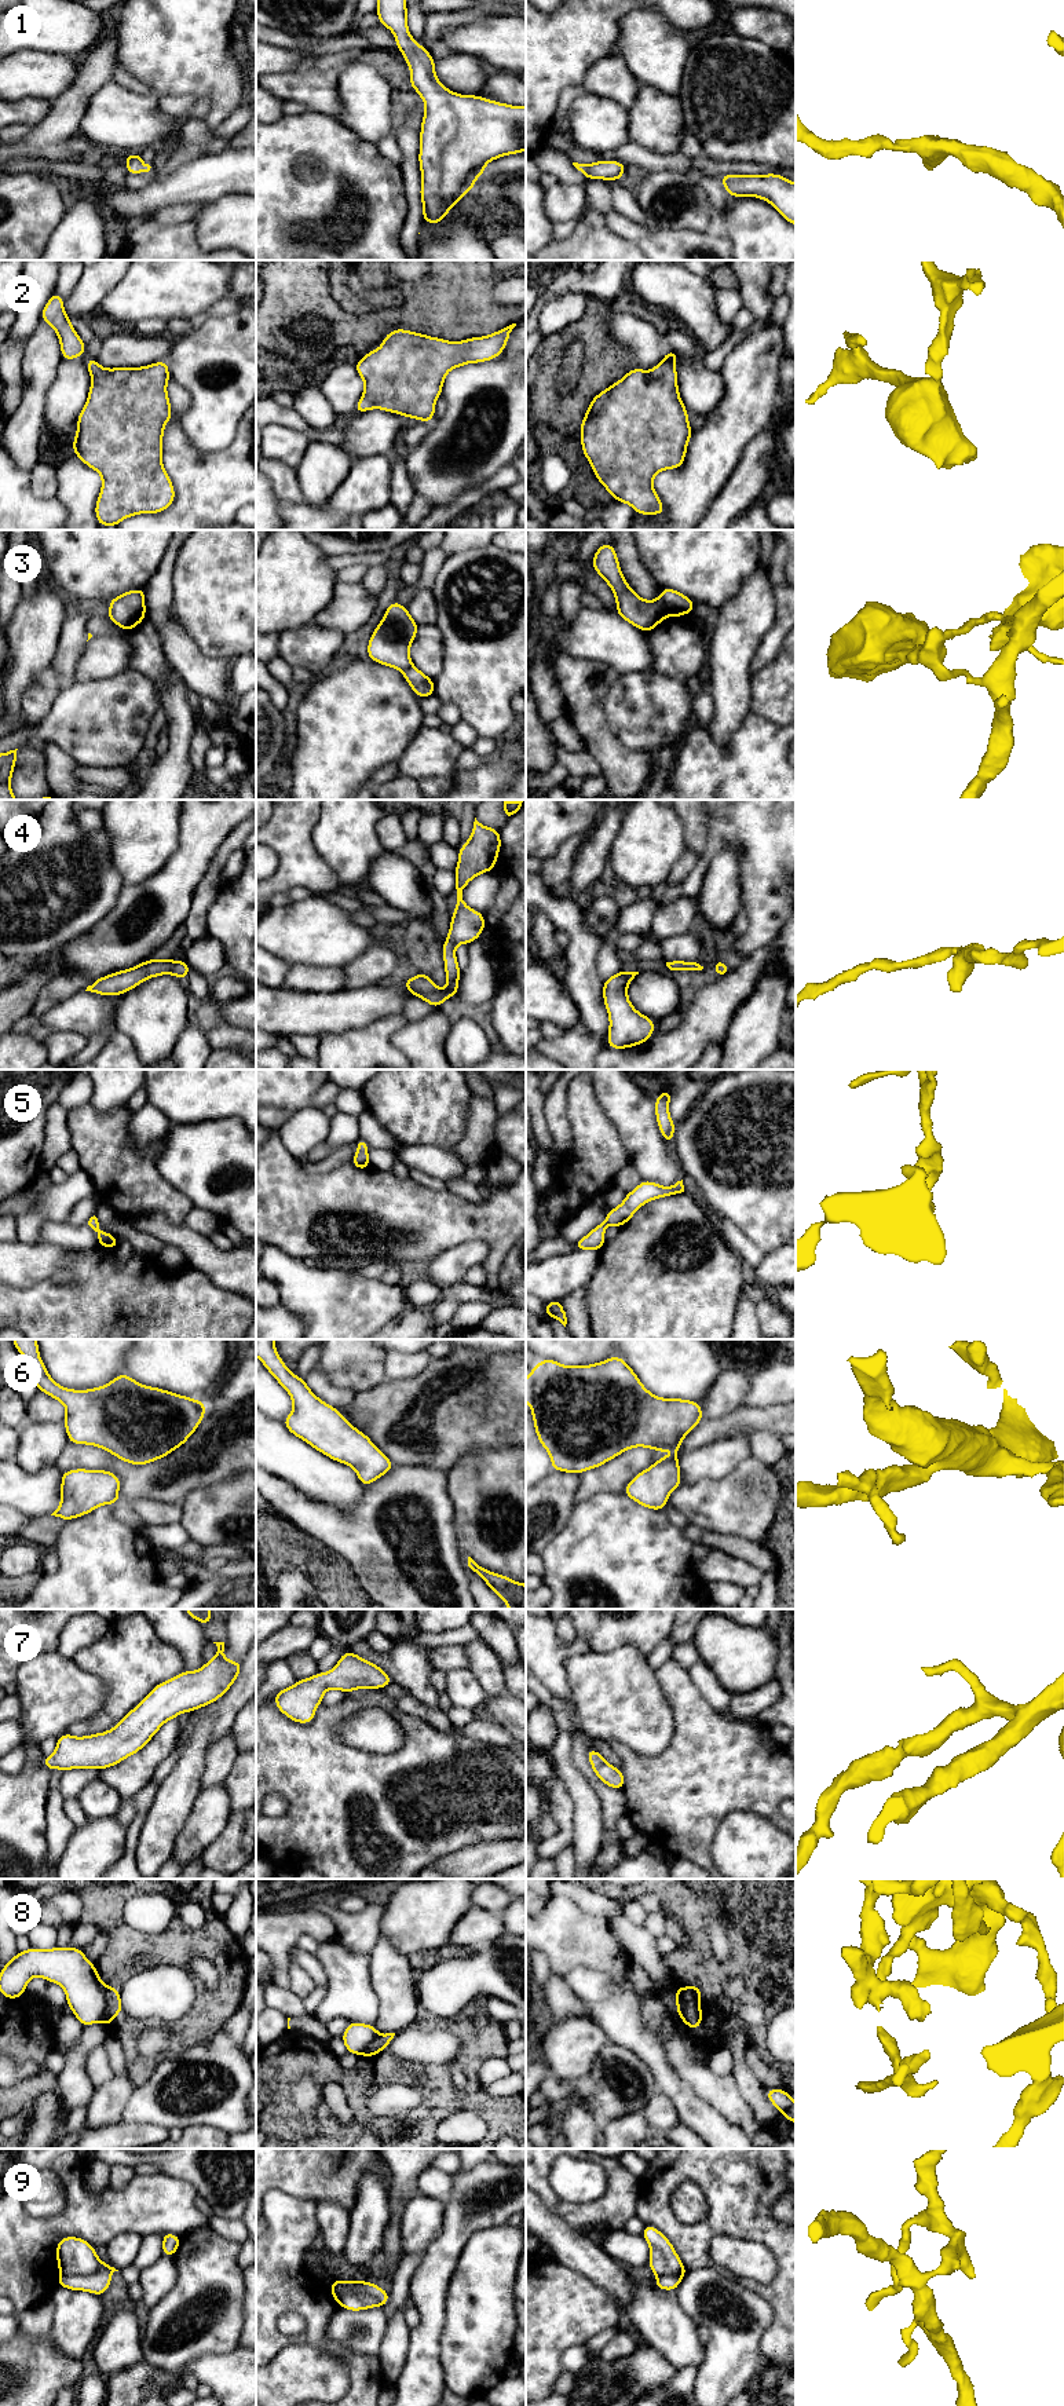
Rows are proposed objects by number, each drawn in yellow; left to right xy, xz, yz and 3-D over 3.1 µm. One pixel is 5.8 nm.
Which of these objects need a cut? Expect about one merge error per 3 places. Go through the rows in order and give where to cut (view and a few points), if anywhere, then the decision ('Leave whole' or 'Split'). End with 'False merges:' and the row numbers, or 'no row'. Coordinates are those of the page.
1: No split. Leave whole
2: No split. Leave whole
3: Split along yz (661, 592), (665, 606), (672, 614). Split
4: No split. Leave whole
5: No split. Leave whole
6: No split. Leave whole
7: No split. Leave whole
8: Split along xy (108, 1986), (105, 1991), (103, 2018), (101, 2021). Split
9: Split along xz (337, 2300), (344, 2292), (362, 2291), (372, 2295), (381, 2304). Split
False merges: 3, 8, 9

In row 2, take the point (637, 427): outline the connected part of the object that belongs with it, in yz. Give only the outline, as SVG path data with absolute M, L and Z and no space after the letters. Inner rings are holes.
M669 350L651 370L635 368L599 392L579 427L582 453L595 476L613 500L630 505L637 515L663 515L665 507L652 486L654 476L683 465L692 436L688 410L679 394L674 366L679 355Z

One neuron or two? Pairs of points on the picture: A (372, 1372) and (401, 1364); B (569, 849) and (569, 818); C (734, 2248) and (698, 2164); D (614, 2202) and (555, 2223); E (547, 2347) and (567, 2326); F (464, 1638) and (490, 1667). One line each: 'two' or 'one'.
A: two
B: two
C: two
D: two
E: one
F: two

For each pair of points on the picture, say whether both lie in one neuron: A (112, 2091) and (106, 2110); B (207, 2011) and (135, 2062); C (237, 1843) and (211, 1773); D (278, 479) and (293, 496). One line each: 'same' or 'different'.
A: same
B: same
C: same
D: same

